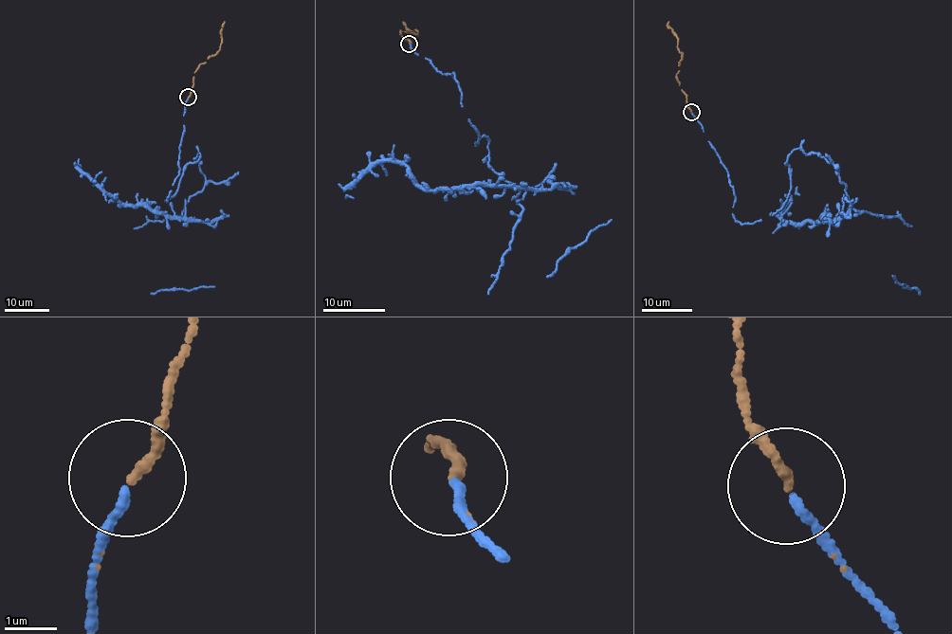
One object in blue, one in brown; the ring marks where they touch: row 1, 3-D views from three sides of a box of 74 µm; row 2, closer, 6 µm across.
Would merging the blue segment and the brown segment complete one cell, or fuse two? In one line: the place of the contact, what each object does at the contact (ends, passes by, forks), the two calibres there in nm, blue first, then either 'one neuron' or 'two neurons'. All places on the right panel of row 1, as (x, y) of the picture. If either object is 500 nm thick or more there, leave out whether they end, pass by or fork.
place (691, 112); blue ends; brown ends; calibres 160 and 190 nm; one neuron

